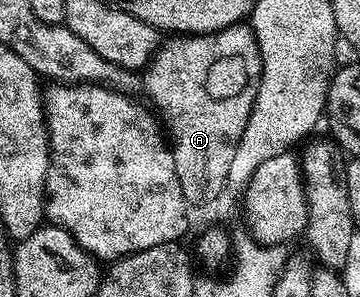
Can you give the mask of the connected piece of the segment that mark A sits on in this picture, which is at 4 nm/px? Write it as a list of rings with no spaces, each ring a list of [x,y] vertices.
[[[244,23],[211,34],[175,39],[169,43],[166,41],[144,69],[144,91],[159,108],[158,115],[170,136],[177,180],[181,180],[181,192],[185,200],[192,207],[203,206],[224,193],[230,161],[233,160],[237,144],[249,122],[249,112],[255,103],[262,62],[255,34],[250,25]]]

